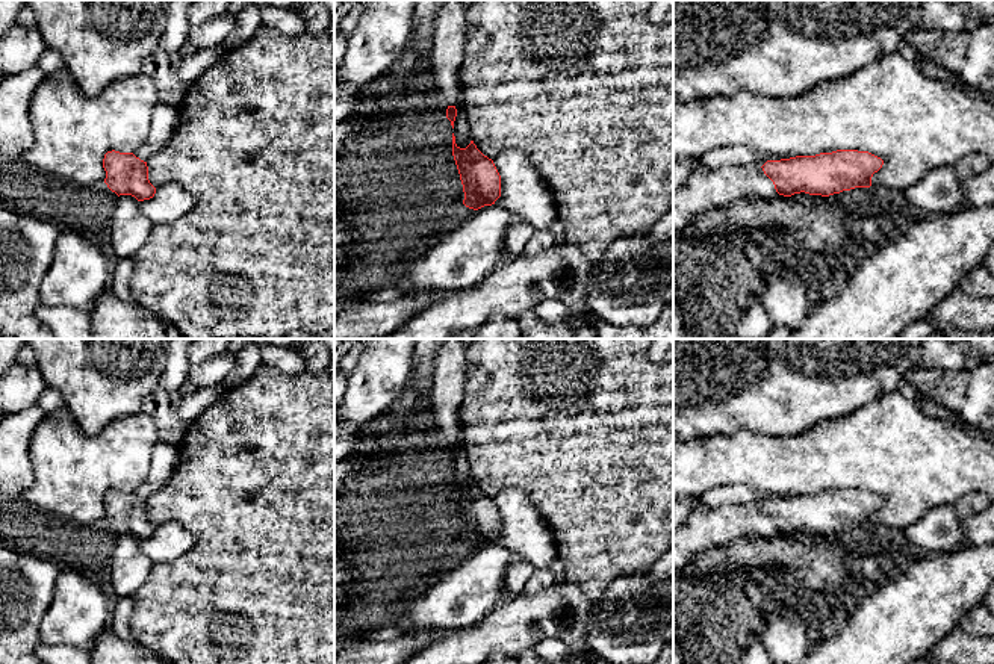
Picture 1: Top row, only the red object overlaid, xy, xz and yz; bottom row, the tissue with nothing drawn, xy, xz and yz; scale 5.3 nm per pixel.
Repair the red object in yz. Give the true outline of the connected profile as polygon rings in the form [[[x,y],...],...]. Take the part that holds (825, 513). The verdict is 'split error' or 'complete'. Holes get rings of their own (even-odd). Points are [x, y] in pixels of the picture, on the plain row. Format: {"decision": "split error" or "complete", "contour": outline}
{"decision": "split error", "contour": [[[837,489],[815,495],[767,499],[759,504],[696,505],[682,526],[673,529],[673,573],[696,555],[726,548],[737,538],[772,538],[778,532],[829,535],[855,526],[870,526],[884,499],[868,490]]]}

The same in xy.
{"decision": "complete", "contour": [[[107,490],[103,507],[106,510],[104,522],[118,535],[132,534],[138,540],[154,535],[156,526],[148,519],[147,501],[133,492]]]}

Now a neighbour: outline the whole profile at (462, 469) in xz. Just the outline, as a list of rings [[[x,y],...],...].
[[[463,437],[458,439],[454,445],[457,448],[457,455],[454,460],[455,482],[460,487],[466,487],[471,482],[472,475],[471,475],[471,466],[464,452]]]

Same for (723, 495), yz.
[[[743,484],[737,486],[719,486],[700,496],[700,502],[708,507],[722,507],[722,505],[738,505],[738,504],[759,504],[763,505],[767,499],[781,499],[790,496],[770,496],[767,493],[759,493]]]

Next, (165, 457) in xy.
[[[157,443],[151,455],[150,472],[133,493],[141,499],[148,501],[168,482],[177,467],[179,457],[180,454],[177,446]]]

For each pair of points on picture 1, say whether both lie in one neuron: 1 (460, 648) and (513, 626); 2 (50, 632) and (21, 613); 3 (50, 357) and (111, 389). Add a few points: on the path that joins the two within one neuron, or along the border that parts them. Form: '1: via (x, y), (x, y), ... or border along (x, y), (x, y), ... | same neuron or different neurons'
1: via (474, 643), (500, 631) | same neuron
2: border along (53, 592), (52, 602), (40, 625), (41, 642) | different neurons
3: via (65, 357), (79, 357), (96, 374) | same neuron

